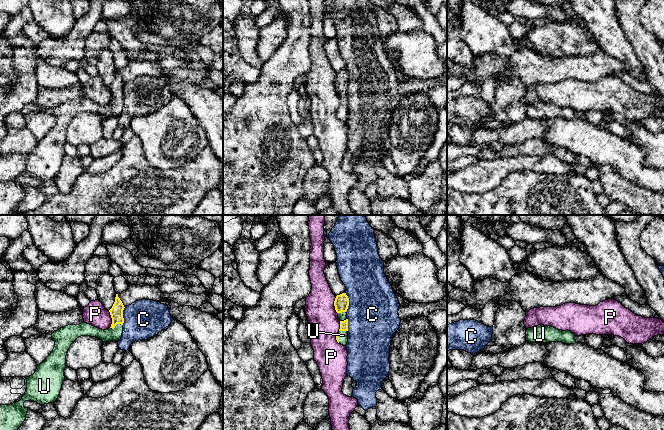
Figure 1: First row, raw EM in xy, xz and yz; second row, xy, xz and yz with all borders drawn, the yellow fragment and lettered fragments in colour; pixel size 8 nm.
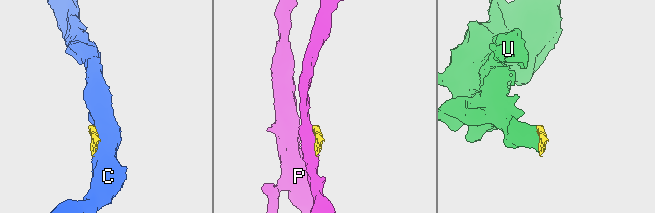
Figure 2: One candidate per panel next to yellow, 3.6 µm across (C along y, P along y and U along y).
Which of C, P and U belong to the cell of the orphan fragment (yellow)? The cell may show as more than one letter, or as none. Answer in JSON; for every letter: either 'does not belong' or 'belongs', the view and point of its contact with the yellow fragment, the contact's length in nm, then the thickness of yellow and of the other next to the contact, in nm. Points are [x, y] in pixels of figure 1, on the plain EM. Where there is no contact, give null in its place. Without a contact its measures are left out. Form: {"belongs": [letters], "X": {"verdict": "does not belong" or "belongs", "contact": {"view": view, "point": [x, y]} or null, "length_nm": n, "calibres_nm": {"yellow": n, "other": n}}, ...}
{"belongs": ["U"], "C": {"verdict": "does not belong", "contact": {"view": "xz", "point": [348, 78]}, "length_nm": 160, "calibres_nm": {"yellow": 120, "other": 400}}, "P": {"verdict": "does not belong", "contact": {"view": "xz", "point": [334, 81]}, "length_nm": 140, "calibres_nm": {"yellow": 120, "other": 240}}, "U": {"verdict": "belongs", "contact": {"view": "xy", "point": [116, 100]}, "length_nm": 110, "calibres_nm": {"yellow": 110, "other": 100}}}

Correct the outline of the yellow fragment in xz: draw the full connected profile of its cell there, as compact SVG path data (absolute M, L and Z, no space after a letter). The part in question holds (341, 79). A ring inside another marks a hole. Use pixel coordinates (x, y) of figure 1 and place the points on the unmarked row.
M346 69L336 72L334 82L340 97L340 105L336 111L336 116L341 121L346 122L348 118L348 95L346 87L349 82L349 74Z

